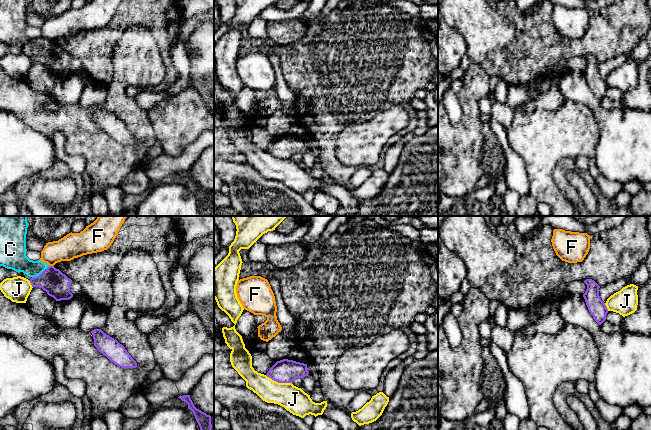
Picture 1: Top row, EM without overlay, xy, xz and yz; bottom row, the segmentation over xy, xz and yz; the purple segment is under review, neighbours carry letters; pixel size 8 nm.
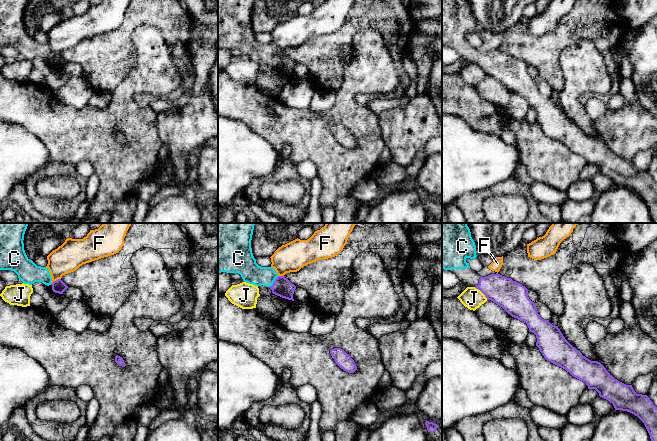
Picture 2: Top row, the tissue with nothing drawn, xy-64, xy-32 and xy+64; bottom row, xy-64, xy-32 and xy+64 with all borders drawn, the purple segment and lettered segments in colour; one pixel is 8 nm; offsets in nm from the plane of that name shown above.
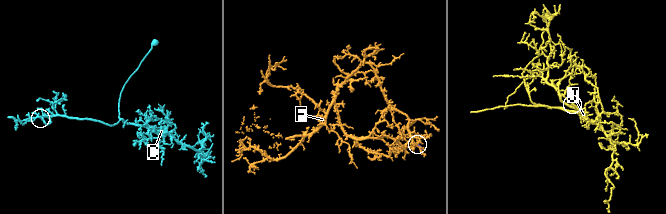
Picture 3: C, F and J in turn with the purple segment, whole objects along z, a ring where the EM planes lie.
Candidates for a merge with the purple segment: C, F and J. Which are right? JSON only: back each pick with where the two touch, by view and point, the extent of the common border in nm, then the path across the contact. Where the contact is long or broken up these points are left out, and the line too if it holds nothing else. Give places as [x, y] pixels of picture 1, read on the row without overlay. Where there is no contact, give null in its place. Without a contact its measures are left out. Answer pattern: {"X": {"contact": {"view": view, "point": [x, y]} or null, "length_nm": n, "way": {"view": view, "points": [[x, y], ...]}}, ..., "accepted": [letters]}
{"C": {"contact": {"view": "xy", "point": [41, 49]}, "length_nm": 170, "way": {"view": "xy", "points": [[57, 61], [41, 49], [14, 34]]}}, "accepted": ["C"]}

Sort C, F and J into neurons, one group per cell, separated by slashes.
C / F / J

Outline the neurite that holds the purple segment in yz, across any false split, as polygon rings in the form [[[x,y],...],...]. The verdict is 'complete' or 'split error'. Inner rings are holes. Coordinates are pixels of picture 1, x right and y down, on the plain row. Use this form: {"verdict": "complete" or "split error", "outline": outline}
{"verdict": "complete", "outline": [[[586,55],[587,65],[583,70],[586,81],[593,95],[601,101],[606,96],[608,85],[599,72],[600,62],[592,55]]]}

